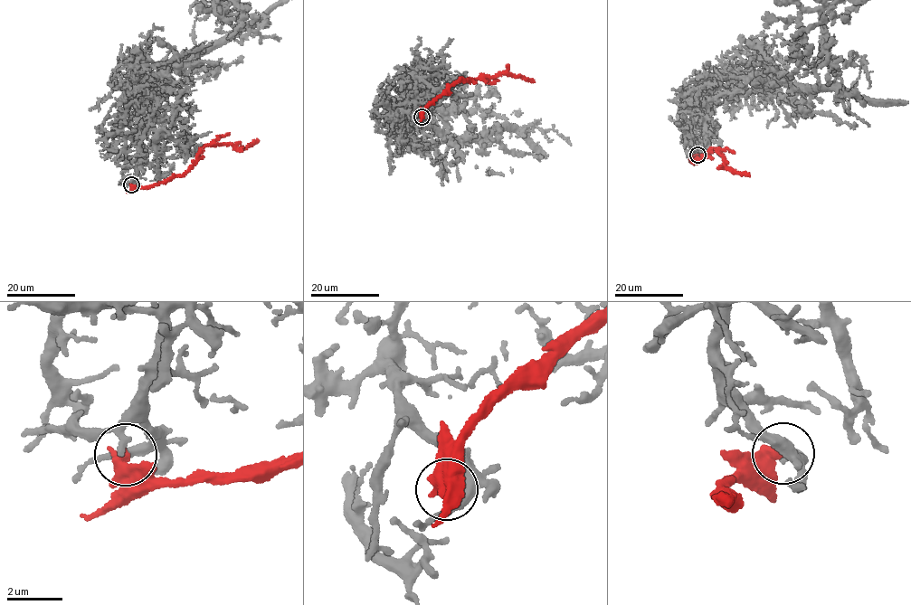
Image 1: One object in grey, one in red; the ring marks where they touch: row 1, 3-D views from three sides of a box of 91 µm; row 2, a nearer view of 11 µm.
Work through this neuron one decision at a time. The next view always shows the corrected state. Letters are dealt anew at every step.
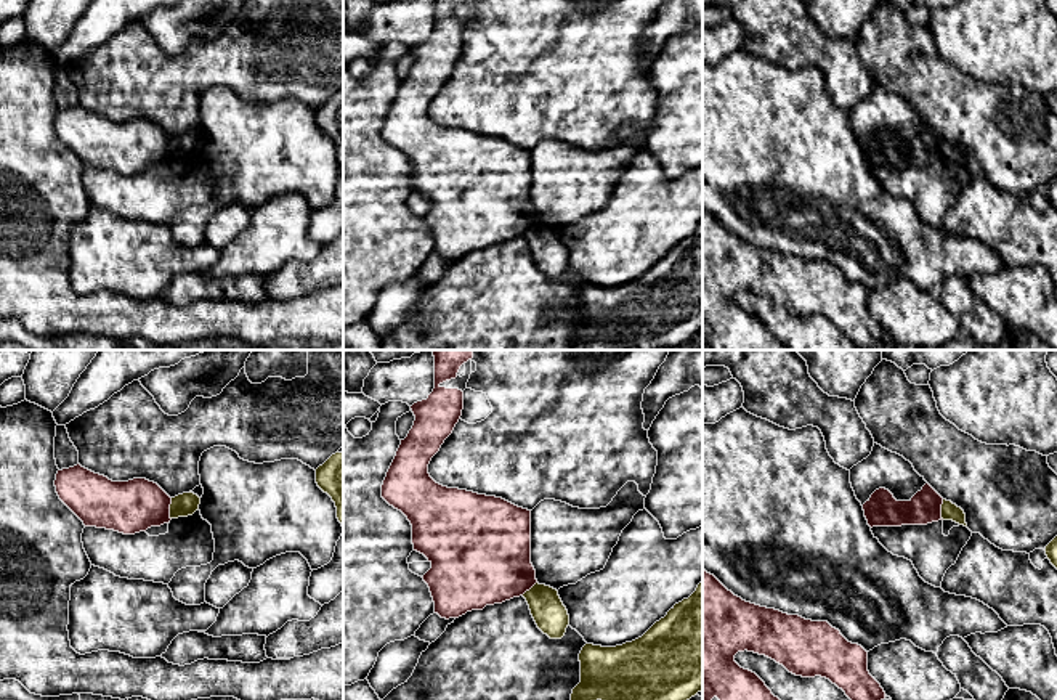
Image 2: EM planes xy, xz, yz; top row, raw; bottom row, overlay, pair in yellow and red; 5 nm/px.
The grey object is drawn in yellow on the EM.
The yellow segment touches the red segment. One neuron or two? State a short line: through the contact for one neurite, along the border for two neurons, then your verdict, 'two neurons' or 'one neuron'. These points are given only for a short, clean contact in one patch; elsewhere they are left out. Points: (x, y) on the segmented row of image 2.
line xy (172, 498), (170, 519); two neurons

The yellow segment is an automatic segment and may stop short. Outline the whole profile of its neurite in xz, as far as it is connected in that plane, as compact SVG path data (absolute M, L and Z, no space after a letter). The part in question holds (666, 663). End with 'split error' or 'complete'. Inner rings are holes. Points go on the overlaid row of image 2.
M703 581L642 637L616 647L585 644L579 661L581 682L573 689L571 700L690 700L703 690Z; complete

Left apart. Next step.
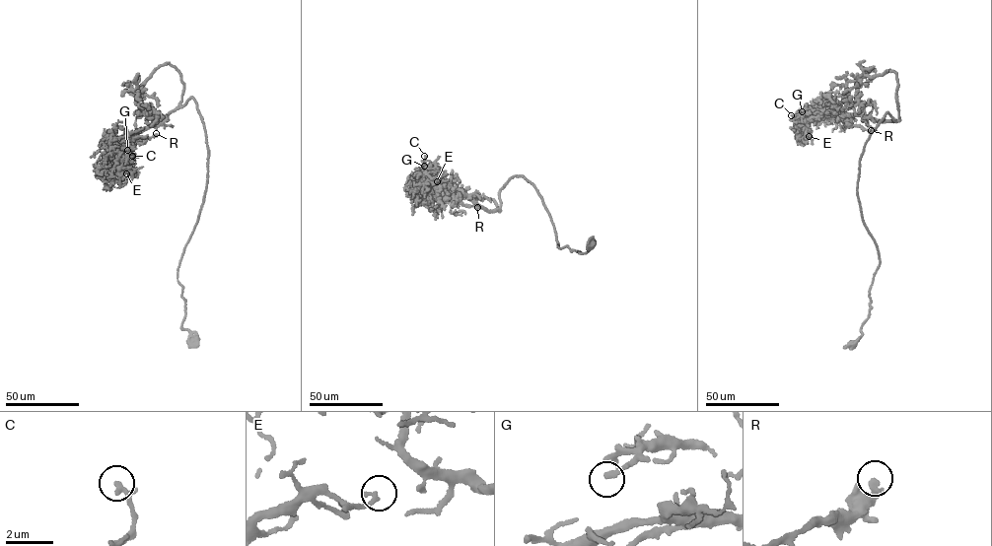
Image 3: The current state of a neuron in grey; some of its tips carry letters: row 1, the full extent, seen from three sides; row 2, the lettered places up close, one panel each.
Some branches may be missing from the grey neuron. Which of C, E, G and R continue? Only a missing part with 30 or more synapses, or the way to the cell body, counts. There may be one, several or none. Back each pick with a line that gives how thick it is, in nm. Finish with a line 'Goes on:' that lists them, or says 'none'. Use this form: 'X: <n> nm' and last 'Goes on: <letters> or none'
Goes on: none

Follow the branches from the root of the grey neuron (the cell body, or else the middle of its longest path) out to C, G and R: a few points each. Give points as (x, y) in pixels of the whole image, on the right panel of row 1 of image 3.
C: (853, 345), (868, 317), (880, 262), (858, 194), (860, 158), (886, 113), (895, 121), (837, 110), (791, 115)
G: (853, 345), (868, 317), (880, 262), (858, 194), (860, 158), (886, 113), (895, 121), (802, 111)
R: (853, 345), (880, 262), (858, 194), (860, 158), (886, 113), (895, 121), (851, 115), (871, 130)

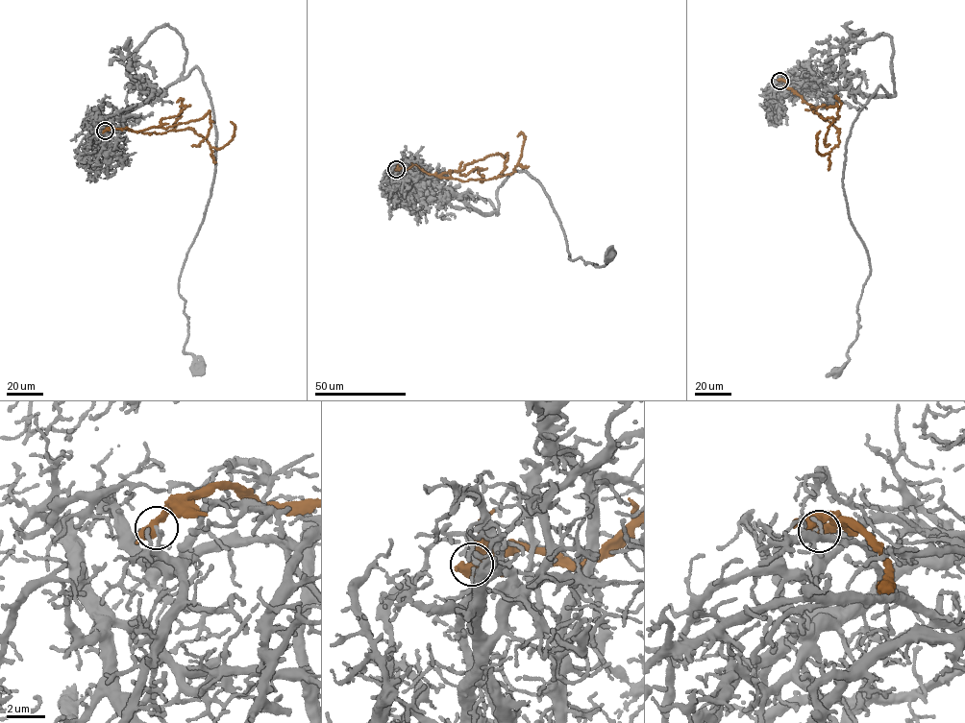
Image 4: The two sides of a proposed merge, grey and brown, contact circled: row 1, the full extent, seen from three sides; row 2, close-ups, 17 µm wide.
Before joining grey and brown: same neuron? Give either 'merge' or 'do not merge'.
do not merge

